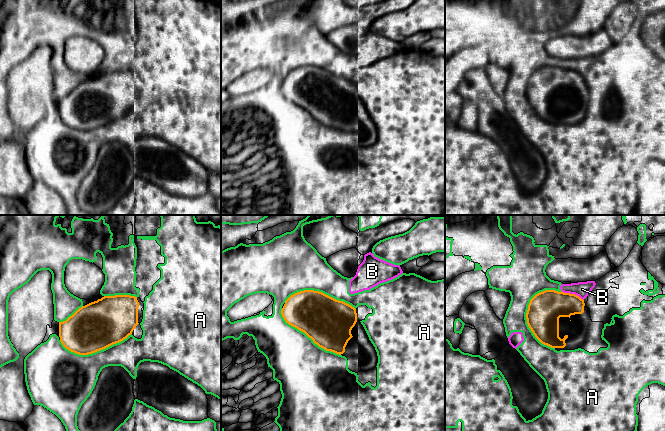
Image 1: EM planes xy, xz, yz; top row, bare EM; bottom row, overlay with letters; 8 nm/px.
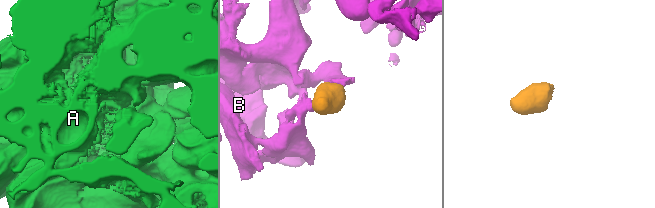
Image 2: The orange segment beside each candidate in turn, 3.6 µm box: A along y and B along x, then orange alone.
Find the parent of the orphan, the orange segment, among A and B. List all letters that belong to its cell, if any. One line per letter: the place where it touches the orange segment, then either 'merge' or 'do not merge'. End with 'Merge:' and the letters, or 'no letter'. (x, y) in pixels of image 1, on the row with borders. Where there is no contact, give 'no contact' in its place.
A: contact yz (527, 320); do not merge
B: contact yz (572, 294); do not merge
Merge: no letter

